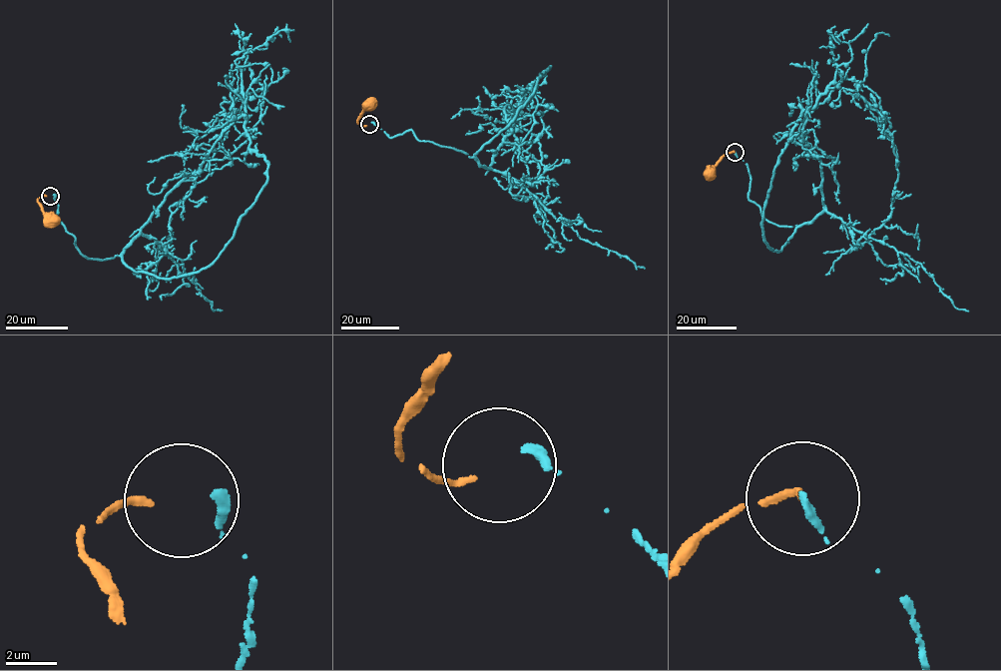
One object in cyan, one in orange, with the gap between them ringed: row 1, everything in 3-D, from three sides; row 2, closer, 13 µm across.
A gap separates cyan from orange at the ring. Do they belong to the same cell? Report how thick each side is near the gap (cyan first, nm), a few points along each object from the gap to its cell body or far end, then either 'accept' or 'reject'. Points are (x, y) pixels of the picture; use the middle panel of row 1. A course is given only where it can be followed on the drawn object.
360 nm thick on the cyan side, 260 nm on the other; cyan runs (371, 123), (471, 157), (550, 67), (521, 92), (520, 125), (544, 132), (514, 148), (513, 167); orange runs (366, 125), (361, 126), (357, 122), (370, 105); reject

